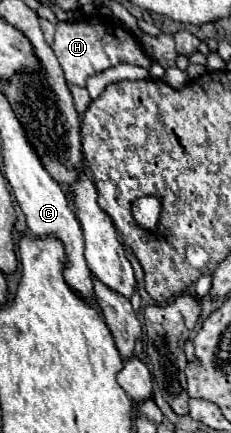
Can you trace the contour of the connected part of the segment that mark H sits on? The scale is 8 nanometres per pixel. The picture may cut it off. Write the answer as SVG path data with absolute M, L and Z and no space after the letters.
M95 18L89 22L59 22L55 26L53 52L65 72L65 78L75 86L85 86L87 78L123 62L143 68L149 68L151 64L151 58L143 52L141 46L137 46L137 40L119 24L105 18Z

